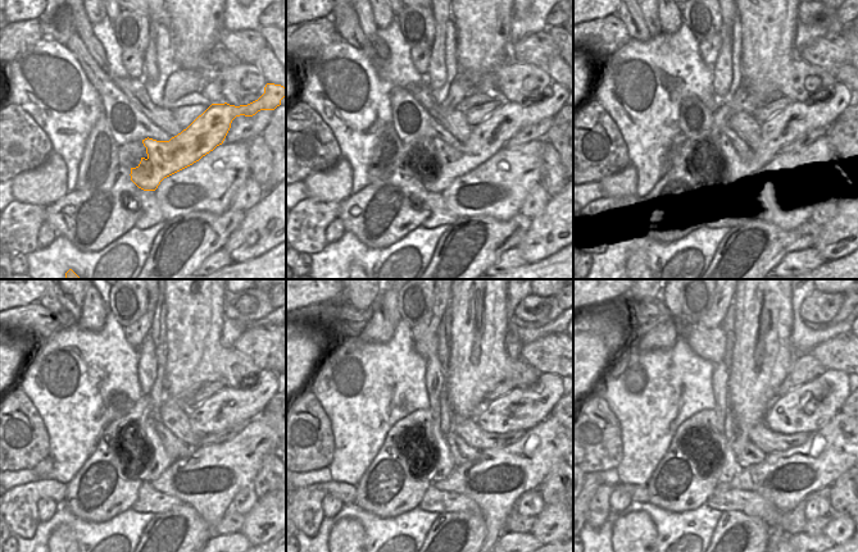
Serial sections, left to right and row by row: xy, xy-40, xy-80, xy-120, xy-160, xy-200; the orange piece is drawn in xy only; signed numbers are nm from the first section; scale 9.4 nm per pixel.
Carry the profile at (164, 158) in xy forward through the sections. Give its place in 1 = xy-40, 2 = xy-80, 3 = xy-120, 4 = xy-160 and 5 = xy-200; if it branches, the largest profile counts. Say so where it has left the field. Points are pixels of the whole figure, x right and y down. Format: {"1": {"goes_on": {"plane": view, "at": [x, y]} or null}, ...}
{"1": {"goes_on": {"plane": "xy-40", "at": [491, 135]}}, "2": {"goes_on": {"plane": "xy-80", "at": [798, 118]}}, "3": {"goes_on": {"plane": "xy-120", "at": [228, 407]}}, "4": {"goes_on": {"plane": "xy-160", "at": [523, 409]}}, "5": {"goes_on": {"plane": "xy-200", "at": [798, 411]}}}

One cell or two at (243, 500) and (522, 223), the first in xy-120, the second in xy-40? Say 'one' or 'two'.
two

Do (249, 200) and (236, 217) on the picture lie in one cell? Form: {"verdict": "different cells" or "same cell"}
{"verdict": "different cells"}

